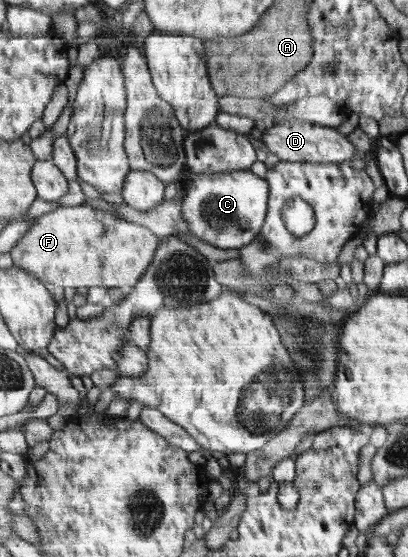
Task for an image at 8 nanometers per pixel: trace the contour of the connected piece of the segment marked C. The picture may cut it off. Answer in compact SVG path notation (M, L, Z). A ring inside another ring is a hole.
M233 170L212 174L189 173L182 182L181 189L185 197L183 215L185 215L185 221L189 221L189 231L204 242L221 249L240 250L253 243L254 239L262 233L268 217L269 198L272 197L272 192L269 191L269 181L266 178L258 177L250 170Z

